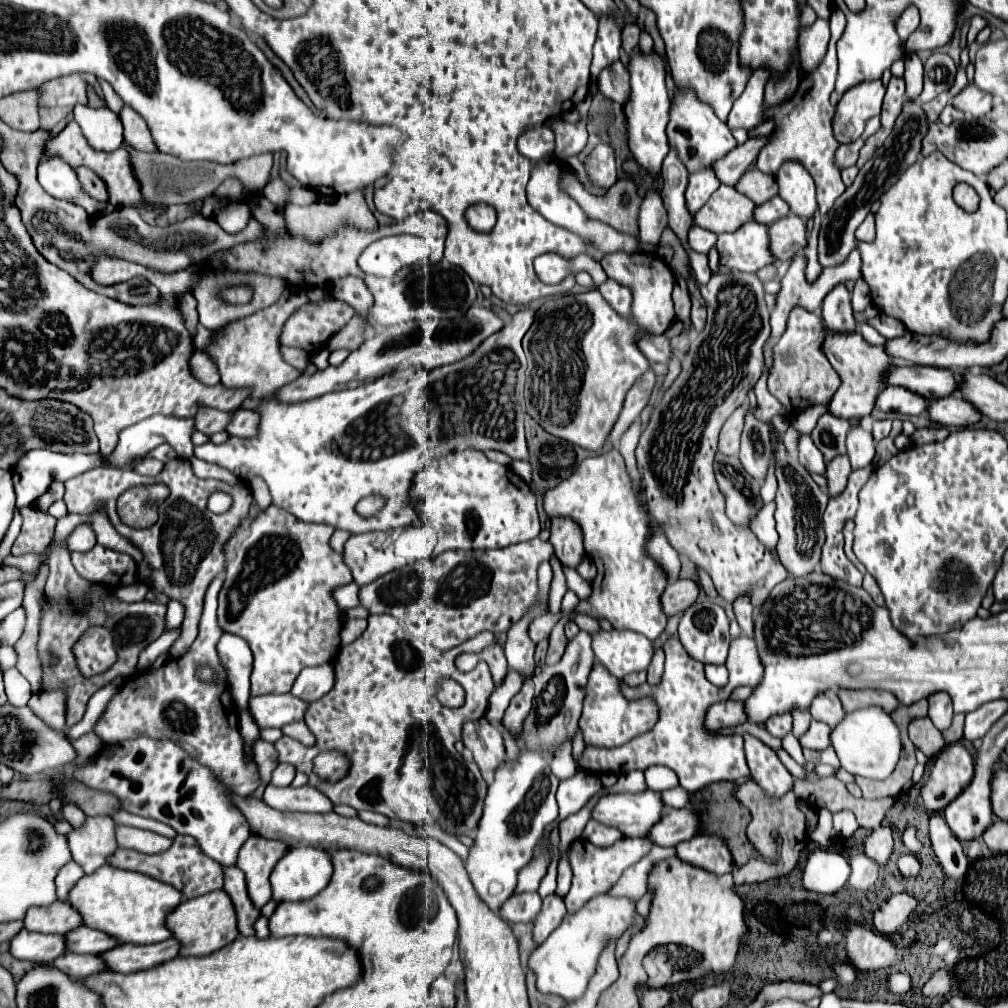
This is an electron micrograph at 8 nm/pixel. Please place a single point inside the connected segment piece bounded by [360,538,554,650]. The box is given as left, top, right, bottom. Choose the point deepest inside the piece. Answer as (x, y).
(445, 600)

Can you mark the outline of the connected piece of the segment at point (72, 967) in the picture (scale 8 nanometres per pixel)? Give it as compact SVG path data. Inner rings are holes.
M64 952L62 956L46 962L44 966L52 966L68 974L70 978L84 978L96 972L104 972L106 966L98 956L92 954L74 954L74 952Z

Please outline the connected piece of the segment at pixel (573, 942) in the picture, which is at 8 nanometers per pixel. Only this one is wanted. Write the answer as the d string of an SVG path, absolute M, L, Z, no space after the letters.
M600 894L598 898L592 898L582 910L576 914L566 914L562 924L546 938L542 946L538 946L530 954L528 966L536 974L536 986L544 994L556 994L564 1000L576 1000L584 994L590 976L596 970L596 960L604 948L604 942L610 938L616 940L620 934L636 924L636 930L644 926L644 918L636 916L634 902L628 898L612 898L608 894Z

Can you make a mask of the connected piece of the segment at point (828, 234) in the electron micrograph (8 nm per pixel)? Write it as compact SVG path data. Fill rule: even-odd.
M906 102L890 138L886 138L886 142L876 150L876 154L860 168L854 184L844 190L844 194L834 202L832 210L824 216L822 228L820 228L820 242L818 242L818 258L822 266L834 266L842 262L842 258L846 258L850 250L854 250L856 228L862 224L862 220L870 212L870 206L874 204L874 200L878 200L898 180L902 170L906 170L920 158L922 138L926 130L928 130L928 120L922 108L914 102Z

